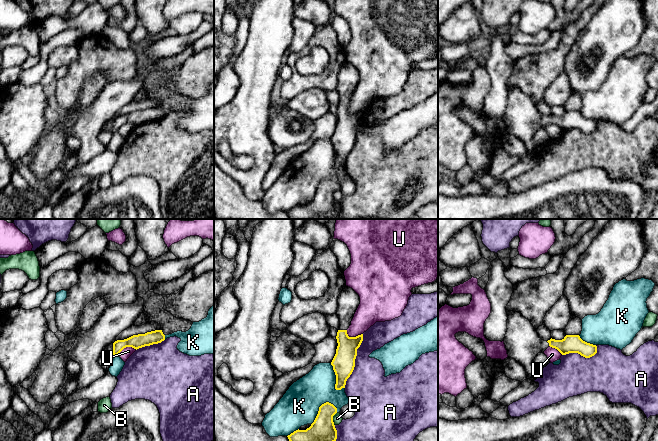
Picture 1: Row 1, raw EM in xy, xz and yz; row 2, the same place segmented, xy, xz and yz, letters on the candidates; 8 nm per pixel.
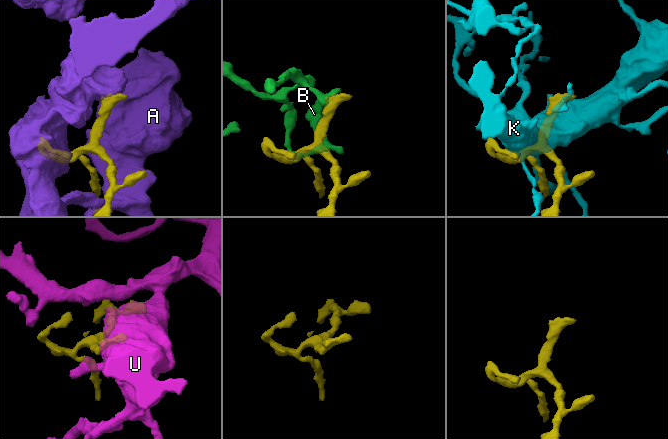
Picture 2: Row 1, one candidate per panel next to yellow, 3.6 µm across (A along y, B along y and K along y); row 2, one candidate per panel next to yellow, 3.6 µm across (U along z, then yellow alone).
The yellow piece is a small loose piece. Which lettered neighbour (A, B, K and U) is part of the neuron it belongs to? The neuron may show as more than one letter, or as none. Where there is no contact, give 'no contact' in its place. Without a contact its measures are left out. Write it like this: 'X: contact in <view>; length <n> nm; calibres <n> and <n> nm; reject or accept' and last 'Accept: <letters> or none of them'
A: contact in xz; length 460 nm; calibres 180 and 340 nm; reject
B: contact in xz; length 110 nm; calibres 280 and 80 nm; reject
K: contact in xz; length 260 nm; calibres 240 and 320 nm; reject
U: contact in xz; length 140 nm; calibres 180 and 200 nm; reject
Accept: none of them

